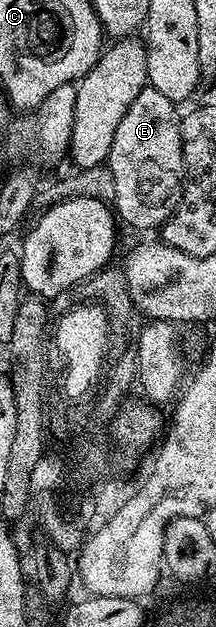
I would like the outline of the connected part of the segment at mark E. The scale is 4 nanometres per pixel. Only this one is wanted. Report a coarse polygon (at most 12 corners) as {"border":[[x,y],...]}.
{"border":[[151,86],[106,161],[114,212],[164,227],[184,189],[181,113]]}

